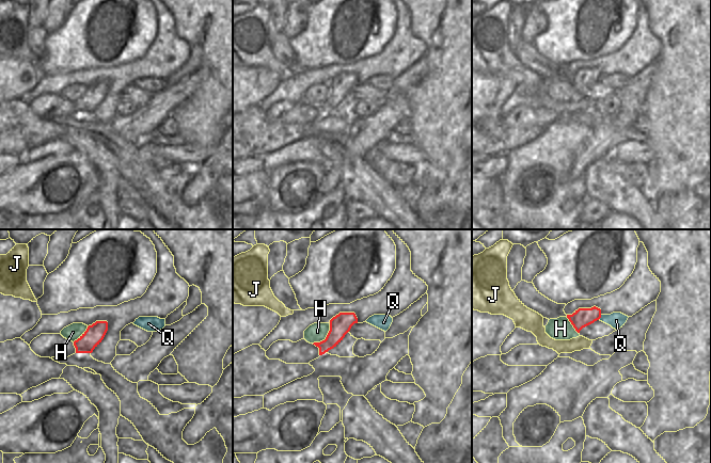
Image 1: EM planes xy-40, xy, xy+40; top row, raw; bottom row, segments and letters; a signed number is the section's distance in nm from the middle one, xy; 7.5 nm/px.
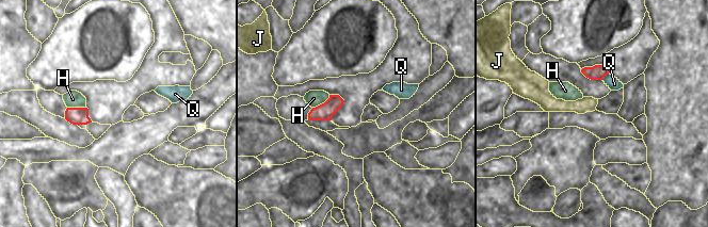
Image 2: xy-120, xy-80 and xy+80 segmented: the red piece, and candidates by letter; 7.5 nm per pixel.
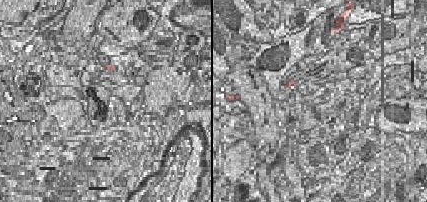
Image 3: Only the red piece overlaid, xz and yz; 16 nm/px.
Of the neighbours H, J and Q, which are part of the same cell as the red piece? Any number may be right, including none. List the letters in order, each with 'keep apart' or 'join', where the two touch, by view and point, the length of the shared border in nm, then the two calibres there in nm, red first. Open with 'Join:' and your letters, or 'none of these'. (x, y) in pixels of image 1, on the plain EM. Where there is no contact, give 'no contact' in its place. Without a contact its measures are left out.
Join: none of these
H: keep apart | xy (326, 98) | 200 nm | 160/140 nm
J: keep apart | no contact
Q: keep apart | xy+40 (600, 78) | 50 nm | 140/120 nm

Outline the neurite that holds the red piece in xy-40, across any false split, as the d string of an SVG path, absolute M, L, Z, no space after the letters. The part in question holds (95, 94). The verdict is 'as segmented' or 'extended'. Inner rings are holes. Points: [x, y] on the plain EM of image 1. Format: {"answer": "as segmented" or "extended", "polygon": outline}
{"answer": "as segmented", "polygon": "M96 82L89 86L86 92L74 102L76 114L92 114L104 100L107 92L107 82Z"}

